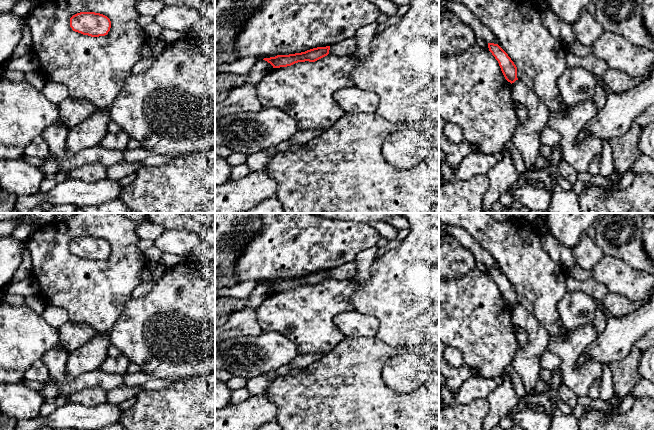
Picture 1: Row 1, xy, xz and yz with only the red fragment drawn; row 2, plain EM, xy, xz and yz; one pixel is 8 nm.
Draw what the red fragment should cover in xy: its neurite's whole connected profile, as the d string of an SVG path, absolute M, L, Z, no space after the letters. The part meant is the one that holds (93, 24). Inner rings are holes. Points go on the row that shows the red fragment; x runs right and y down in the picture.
M80 12L70 18L73 31L91 37L105 36L111 28L110 19L100 13Z

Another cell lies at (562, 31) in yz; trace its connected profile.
M540 7L540 16L551 35L558 39L567 50L577 41L572 25L559 20L550 8Z

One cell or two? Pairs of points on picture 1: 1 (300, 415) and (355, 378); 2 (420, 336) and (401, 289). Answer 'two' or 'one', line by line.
1: one
2: one

